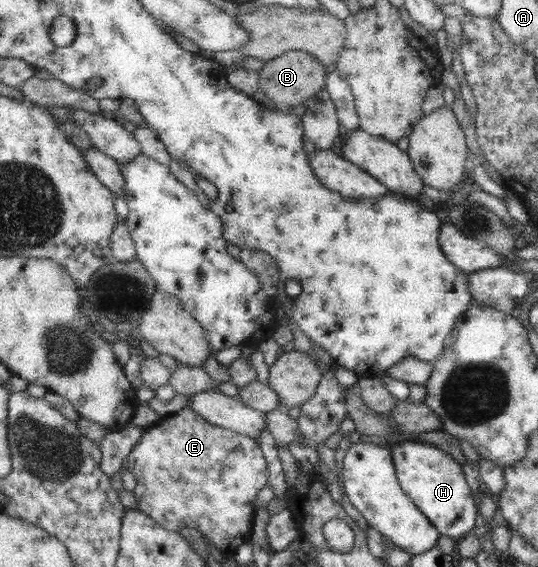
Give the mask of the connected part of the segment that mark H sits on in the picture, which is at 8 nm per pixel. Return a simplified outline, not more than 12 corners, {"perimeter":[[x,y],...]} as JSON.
{"perimeter":[[418,439],[391,451],[402,489],[440,535],[473,533],[463,465]]}

